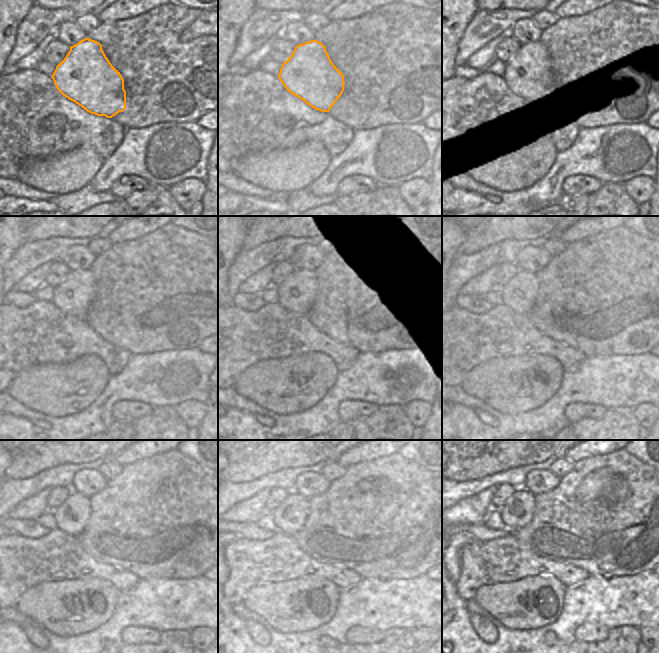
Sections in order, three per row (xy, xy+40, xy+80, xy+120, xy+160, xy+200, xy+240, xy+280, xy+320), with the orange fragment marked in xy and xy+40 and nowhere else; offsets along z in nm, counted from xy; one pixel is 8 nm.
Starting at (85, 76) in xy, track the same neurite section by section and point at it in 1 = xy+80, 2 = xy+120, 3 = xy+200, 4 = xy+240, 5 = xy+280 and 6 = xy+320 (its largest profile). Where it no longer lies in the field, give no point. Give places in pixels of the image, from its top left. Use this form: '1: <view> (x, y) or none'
1: xy+80 (528, 73)
2: xy+120 (74, 295)
3: xy+200 (520, 293)
4: xy+240 (72, 516)
5: xy+280 (291, 516)
6: xy+320 (518, 510)

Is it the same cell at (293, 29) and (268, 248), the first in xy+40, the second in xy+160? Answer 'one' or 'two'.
two

